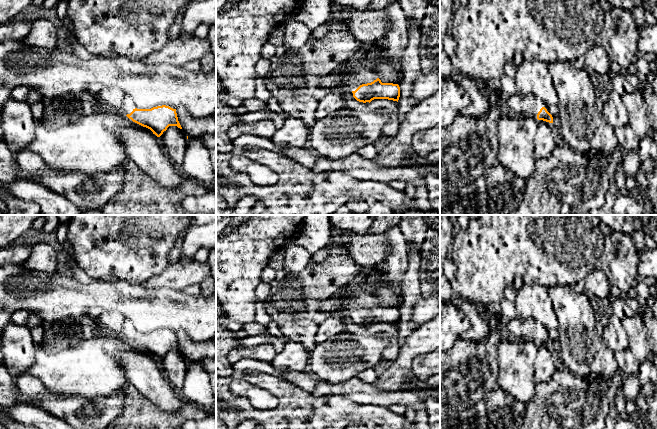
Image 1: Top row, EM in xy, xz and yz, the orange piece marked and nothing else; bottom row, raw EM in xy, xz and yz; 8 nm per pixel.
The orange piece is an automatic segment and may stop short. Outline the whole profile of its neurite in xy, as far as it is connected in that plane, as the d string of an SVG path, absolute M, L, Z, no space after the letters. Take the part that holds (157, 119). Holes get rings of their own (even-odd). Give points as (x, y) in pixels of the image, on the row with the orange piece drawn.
M125 94L123 112L133 122L150 129L157 137L160 137L169 126L182 129L176 109L166 105L151 109L137 109L131 98Z

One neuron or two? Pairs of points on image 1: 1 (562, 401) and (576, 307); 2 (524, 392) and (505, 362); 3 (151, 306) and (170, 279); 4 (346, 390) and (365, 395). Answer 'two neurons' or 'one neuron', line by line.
1: one neuron
2: one neuron
3: two neurons
4: one neuron

